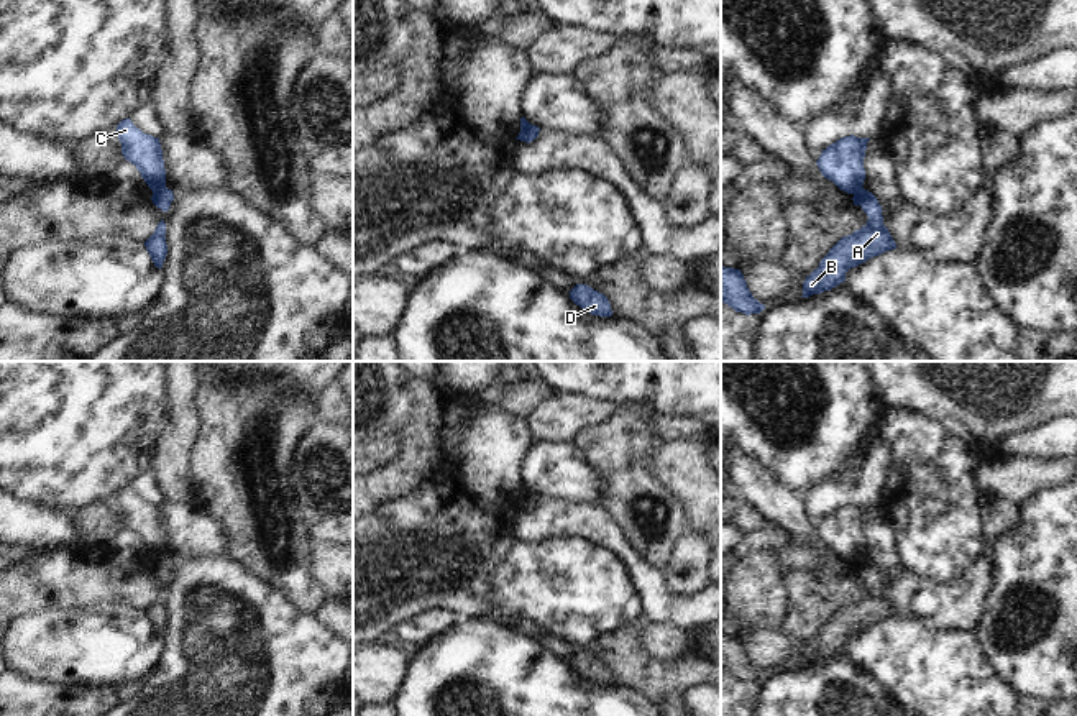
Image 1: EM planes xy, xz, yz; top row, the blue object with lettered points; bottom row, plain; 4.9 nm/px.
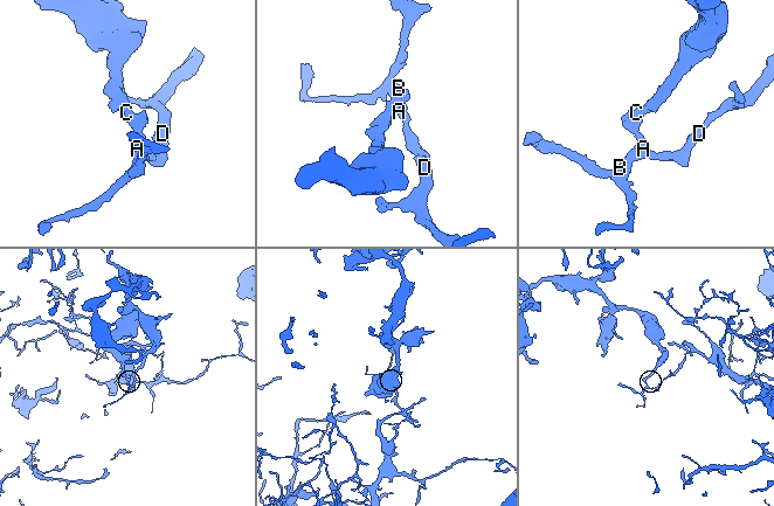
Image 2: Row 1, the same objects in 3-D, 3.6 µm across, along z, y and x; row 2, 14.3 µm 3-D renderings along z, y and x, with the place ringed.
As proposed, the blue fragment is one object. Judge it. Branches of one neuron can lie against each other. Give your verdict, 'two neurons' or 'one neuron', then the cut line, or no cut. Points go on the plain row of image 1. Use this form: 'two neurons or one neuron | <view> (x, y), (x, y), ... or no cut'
two neurons | xy (164, 554), (153, 559)

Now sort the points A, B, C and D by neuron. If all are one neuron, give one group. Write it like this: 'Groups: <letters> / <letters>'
Groups: A B D / C.

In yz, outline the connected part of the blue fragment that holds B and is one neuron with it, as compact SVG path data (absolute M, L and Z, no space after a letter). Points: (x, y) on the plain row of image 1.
M862 555L854 562L852 568L867 581L867 591L852 603L842 604L829 617L819 634L806 644L801 665L831 659L846 649L846 640L850 636L896 616L895 608L883 593L883 578L877 565Z

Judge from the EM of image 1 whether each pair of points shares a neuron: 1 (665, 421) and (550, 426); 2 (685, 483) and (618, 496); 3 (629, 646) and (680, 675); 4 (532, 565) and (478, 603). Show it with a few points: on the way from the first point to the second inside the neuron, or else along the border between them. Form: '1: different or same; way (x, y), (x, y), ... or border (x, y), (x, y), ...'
1: same; way (637, 408), (609, 406), (600, 411), (580, 411)
2: different; border (649, 452), (650, 472), (680, 501), (688, 519)
3: same; way (642, 659), (659, 675), (667, 675)
4: different; border (503, 559), (490, 601), (499, 616), (519, 619)

